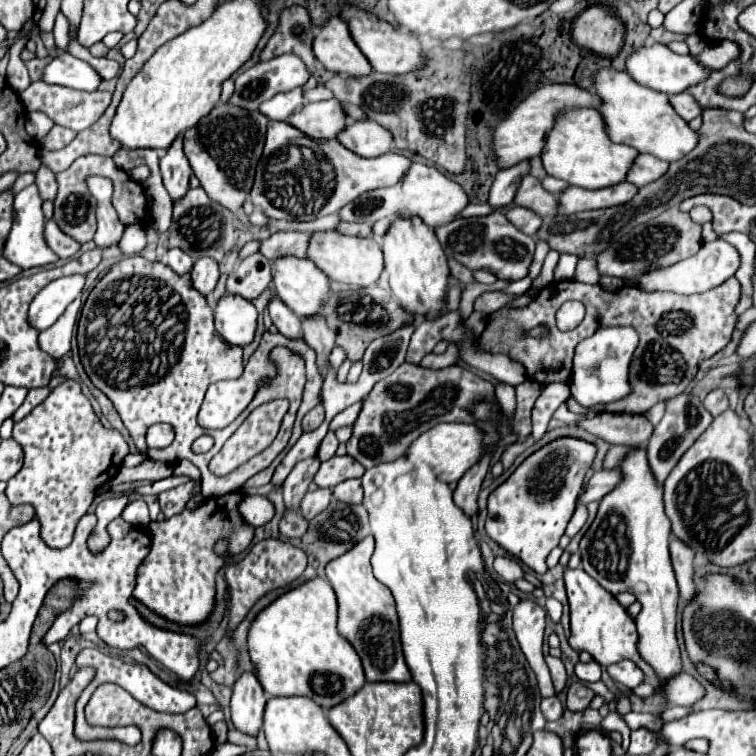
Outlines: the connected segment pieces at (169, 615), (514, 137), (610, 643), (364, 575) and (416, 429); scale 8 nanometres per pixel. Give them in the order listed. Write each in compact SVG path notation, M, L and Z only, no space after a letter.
M228 493L220 499L208 499L196 511L186 509L168 521L150 523L148 531L152 535L152 549L138 567L138 583L132 597L172 623L190 627L206 623L216 605L214 577L218 569L224 567L224 559L214 553L214 543L220 537L228 537L230 553L238 555L254 537L254 529L240 519L240 499L242 493Z
M544 85L540 89L536 89L532 95L528 95L518 107L514 107L496 127L492 133L492 151L498 159L498 169L508 169L514 167L520 161L538 157L542 147L544 147L544 139L548 135L548 131L552 129L554 117L556 113L562 109L572 109L572 107L598 107L598 99L596 95L592 95L590 91L584 91L576 85Z
M566 569L564 585L570 603L570 637L568 637L570 647L574 651L588 651L600 665L612 665L616 661L630 659L642 669L644 675L652 677L654 675L652 667L648 667L636 651L634 619L626 613L624 607L620 607L620 603L616 603L616 597L604 591L604 587L600 587L584 569Z
M368 535L356 543L344 555L326 563L326 577L338 599L338 633L356 649L366 681L410 681L410 671L402 657L400 629L394 597L386 585L382 585L370 567L374 553L374 537Z
M402 363L398 371L388 377L388 383L376 383L372 393L364 399L364 407L354 423L354 433L346 443L348 455L364 469L396 461L404 455L408 443L438 423L474 423L466 407L480 399L494 399L494 387L468 369L452 365L432 371L412 363Z

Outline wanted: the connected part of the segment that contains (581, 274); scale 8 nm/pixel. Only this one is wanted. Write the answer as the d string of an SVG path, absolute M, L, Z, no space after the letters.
M582 257L578 261L578 267L576 267L576 275L574 275L574 281L580 281L580 283L588 283L588 285L598 285L598 271L596 271L596 263L590 259L590 257Z

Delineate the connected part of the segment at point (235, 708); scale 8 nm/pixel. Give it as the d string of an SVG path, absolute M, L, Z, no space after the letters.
M242 673L234 683L234 693L230 701L232 723L238 731L256 737L262 729L262 713L268 697L260 683L256 683L256 675Z

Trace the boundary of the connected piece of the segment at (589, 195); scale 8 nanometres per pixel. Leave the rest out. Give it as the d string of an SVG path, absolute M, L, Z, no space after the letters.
M618 183L604 189L582 189L582 187L566 187L558 197L558 213L556 215L572 215L576 211L588 211L588 209L604 209L614 207L620 203L626 203L636 195L638 187L632 183Z

